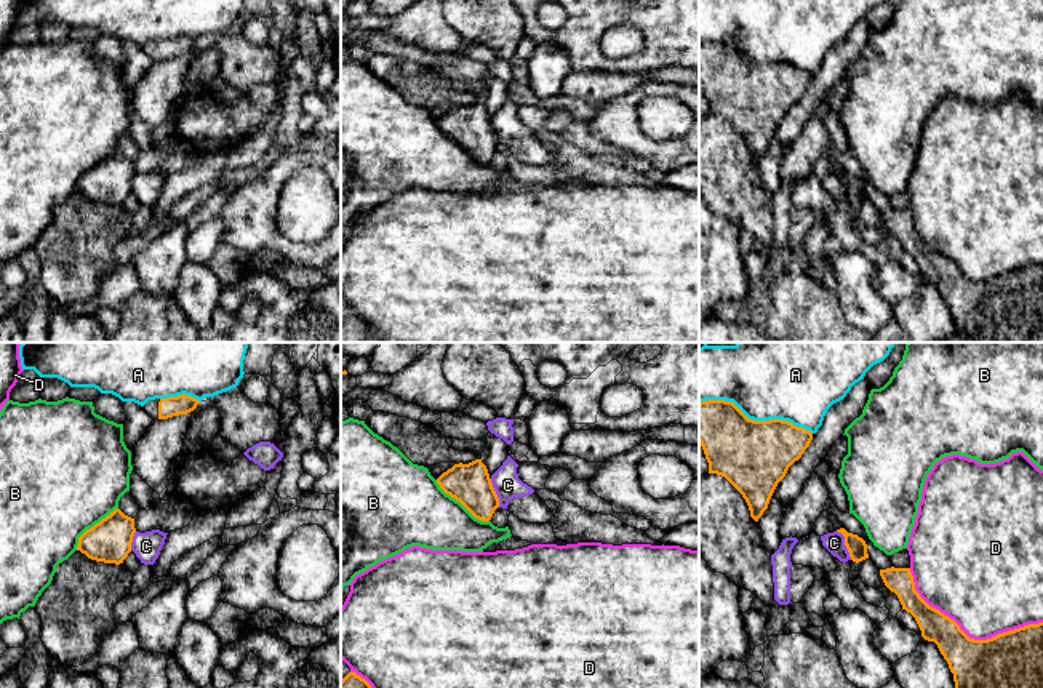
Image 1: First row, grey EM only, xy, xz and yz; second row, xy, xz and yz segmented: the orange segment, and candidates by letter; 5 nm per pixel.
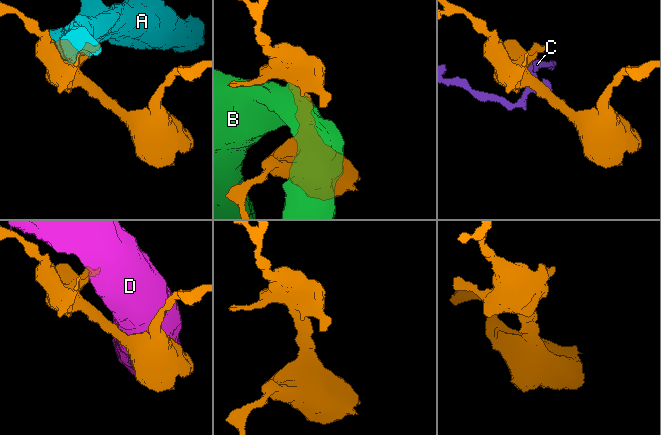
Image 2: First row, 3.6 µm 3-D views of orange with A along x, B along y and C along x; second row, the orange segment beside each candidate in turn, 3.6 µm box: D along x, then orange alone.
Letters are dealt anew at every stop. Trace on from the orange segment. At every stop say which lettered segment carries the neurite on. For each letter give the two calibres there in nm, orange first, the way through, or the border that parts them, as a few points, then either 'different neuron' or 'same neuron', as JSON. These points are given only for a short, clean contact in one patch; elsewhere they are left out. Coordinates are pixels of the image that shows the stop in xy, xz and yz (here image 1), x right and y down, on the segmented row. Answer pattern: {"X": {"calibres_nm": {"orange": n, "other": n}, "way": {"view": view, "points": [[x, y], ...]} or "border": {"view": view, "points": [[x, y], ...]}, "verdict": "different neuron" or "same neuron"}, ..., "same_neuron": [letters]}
{"A": {"calibres_nm": {"orange": 360, "other": 440}, "verdict": "different neuron"}, "B": {"calibres_nm": {"orange": 200, "other": 360}, "verdict": "different neuron"}, "C": {"calibres_nm": {"orange": 100, "other": 100}, "border": {"view": "yz", "points": [[837, 530], [843, 536], [843, 544], [851, 559]]}, "verdict": "different neuron"}, "D": {"calibres_nm": {"orange": 280, "other": 440}, "verdict": "different neuron"}, "same_neuron": []}

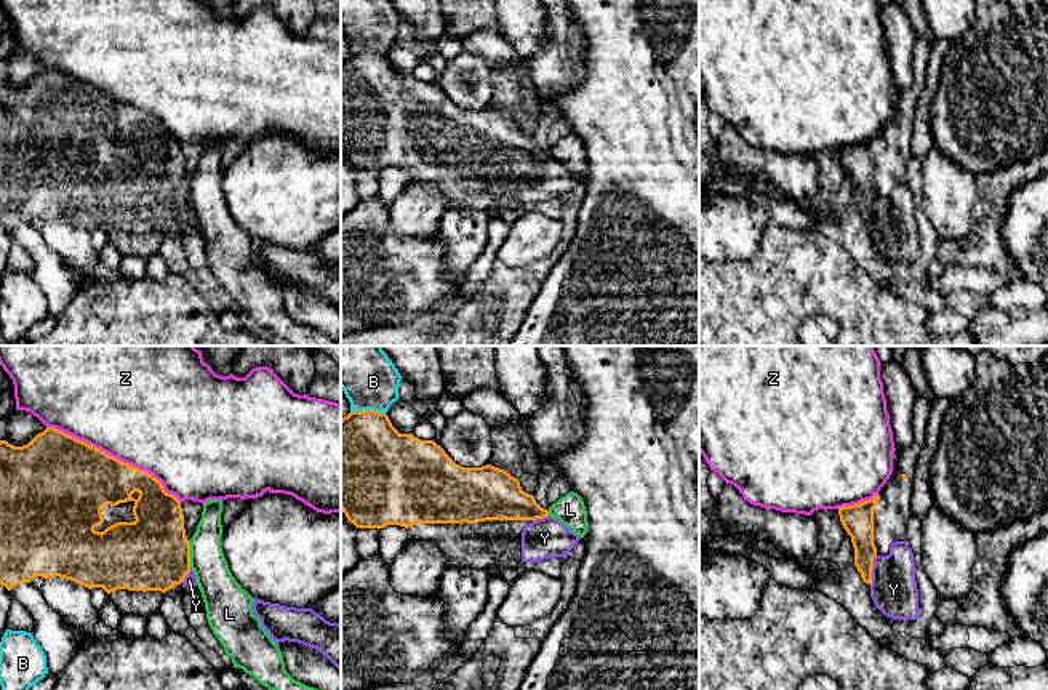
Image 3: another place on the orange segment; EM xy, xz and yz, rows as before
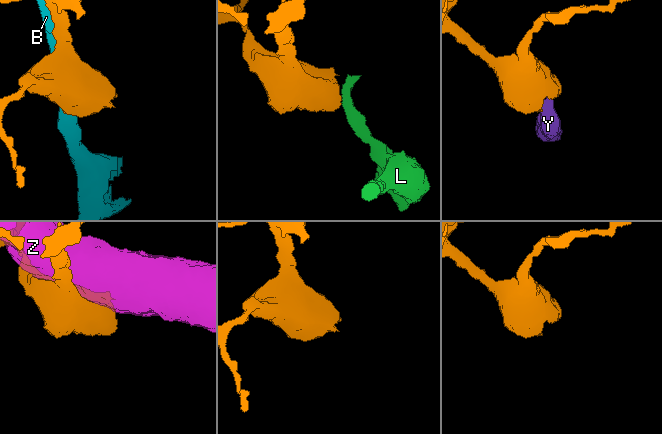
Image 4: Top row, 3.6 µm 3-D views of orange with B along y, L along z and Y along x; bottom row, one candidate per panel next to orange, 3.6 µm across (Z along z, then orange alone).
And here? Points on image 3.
{"B": {"calibres_nm": {"orange": 460, "other": 300}, "border": {"view": "xz", "points": [[351, 410], [378, 410], [384, 413]]}, "verdict": "different neuron"}, "L": {"calibres_nm": {"orange": 380, "other": 190}, "border": {"view": "xy", "points": [[189, 541], [191, 567]]}, "verdict": "different neuron"}, "Y": {"calibres_nm": {"orange": 150, "other": 240}, "way": {"view": "yz", "points": [[858, 522], [864, 556], [871, 570], [893, 589]]}, "verdict": "same neuron"}, "Z": {"calibres_nm": {"orange": 400, "other": 500}, "verdict": "different neuron"}, "same_neuron": ["Y"]}

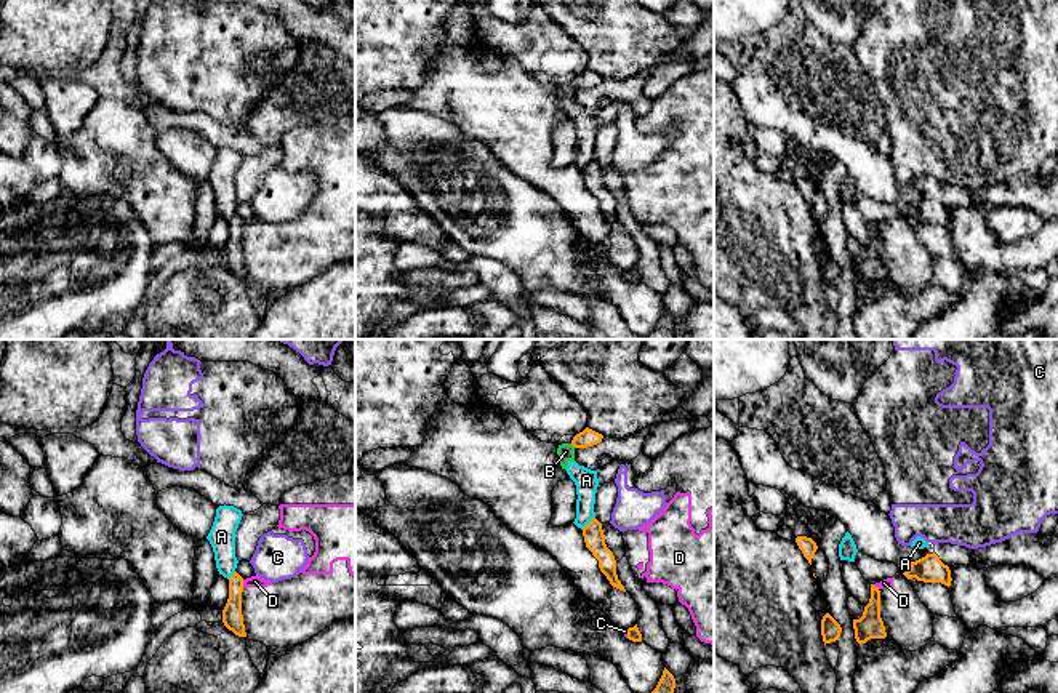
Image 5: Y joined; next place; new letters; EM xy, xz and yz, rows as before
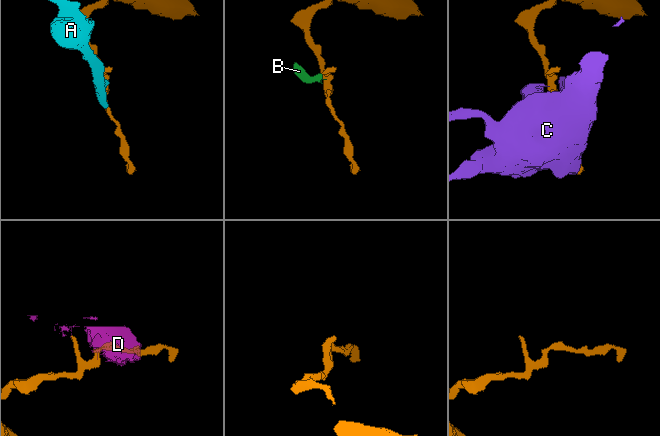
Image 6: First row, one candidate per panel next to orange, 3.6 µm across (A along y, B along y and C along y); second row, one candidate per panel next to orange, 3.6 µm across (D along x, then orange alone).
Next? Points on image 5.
{"A": {"calibres_nm": {"orange": 110, "other": 120}, "border": {"view": "xz", "points": [[594, 516], [581, 528]]}, "verdict": "different neuron"}, "B": {"calibres_nm": {"orange": 90, "other": 90}, "border": {"view": "xz", "points": [[570, 444], [575, 447]]}, "verdict": "different neuron"}, "C": {"calibres_nm": {"orange": 70, "other": 30}, "border": {"view": "xz", "points": [[626, 629], [628, 637]]}, "verdict": "different neuron"}, "D": {"calibres_nm": {"orange": 110, "other": 60}, "border": {"view": "xy", "points": [[242, 580], [244, 586]]}, "verdict": "different neuron"}, "same_neuron": []}

